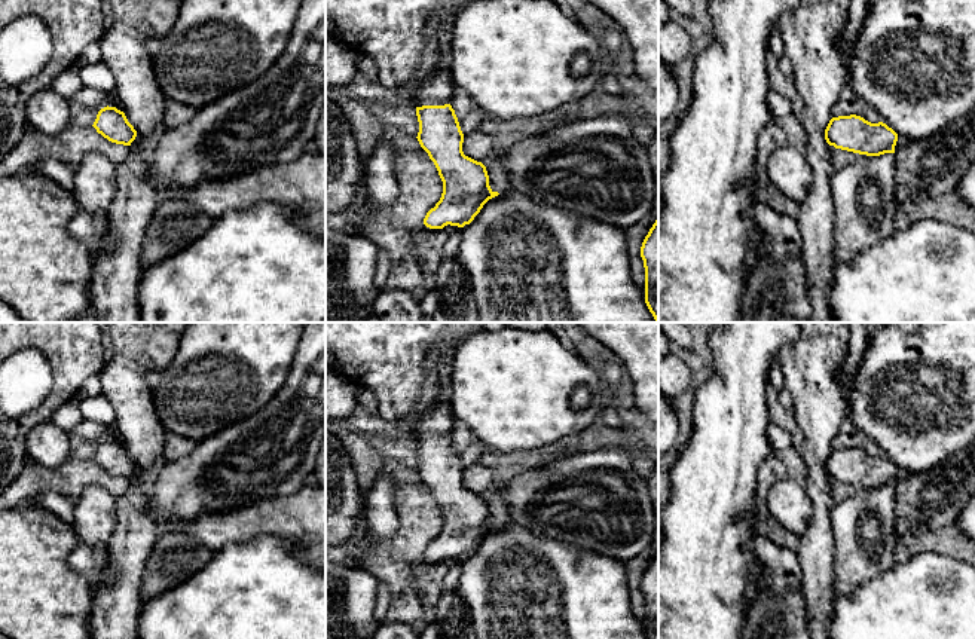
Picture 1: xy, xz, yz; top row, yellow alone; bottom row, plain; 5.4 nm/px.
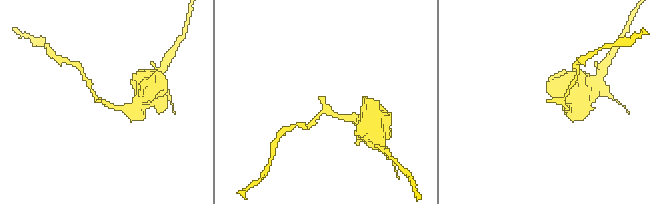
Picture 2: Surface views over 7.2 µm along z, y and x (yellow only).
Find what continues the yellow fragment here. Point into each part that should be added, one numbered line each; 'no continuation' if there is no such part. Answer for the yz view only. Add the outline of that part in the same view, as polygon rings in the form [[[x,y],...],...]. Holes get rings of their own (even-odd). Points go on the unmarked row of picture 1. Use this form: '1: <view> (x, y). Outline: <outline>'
no continuation

